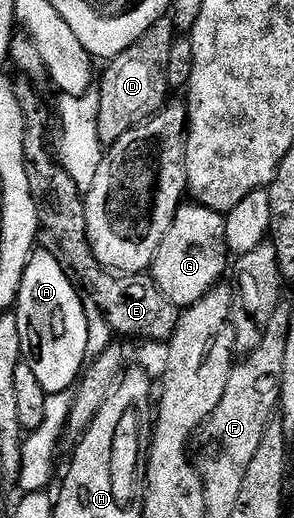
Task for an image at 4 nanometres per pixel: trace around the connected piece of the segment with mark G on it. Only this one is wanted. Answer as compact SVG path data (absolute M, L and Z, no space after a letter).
M196 202L182 203L167 234L163 234L163 242L159 242L151 269L153 283L175 307L187 309L218 287L217 279L227 272L225 256L225 216Z

